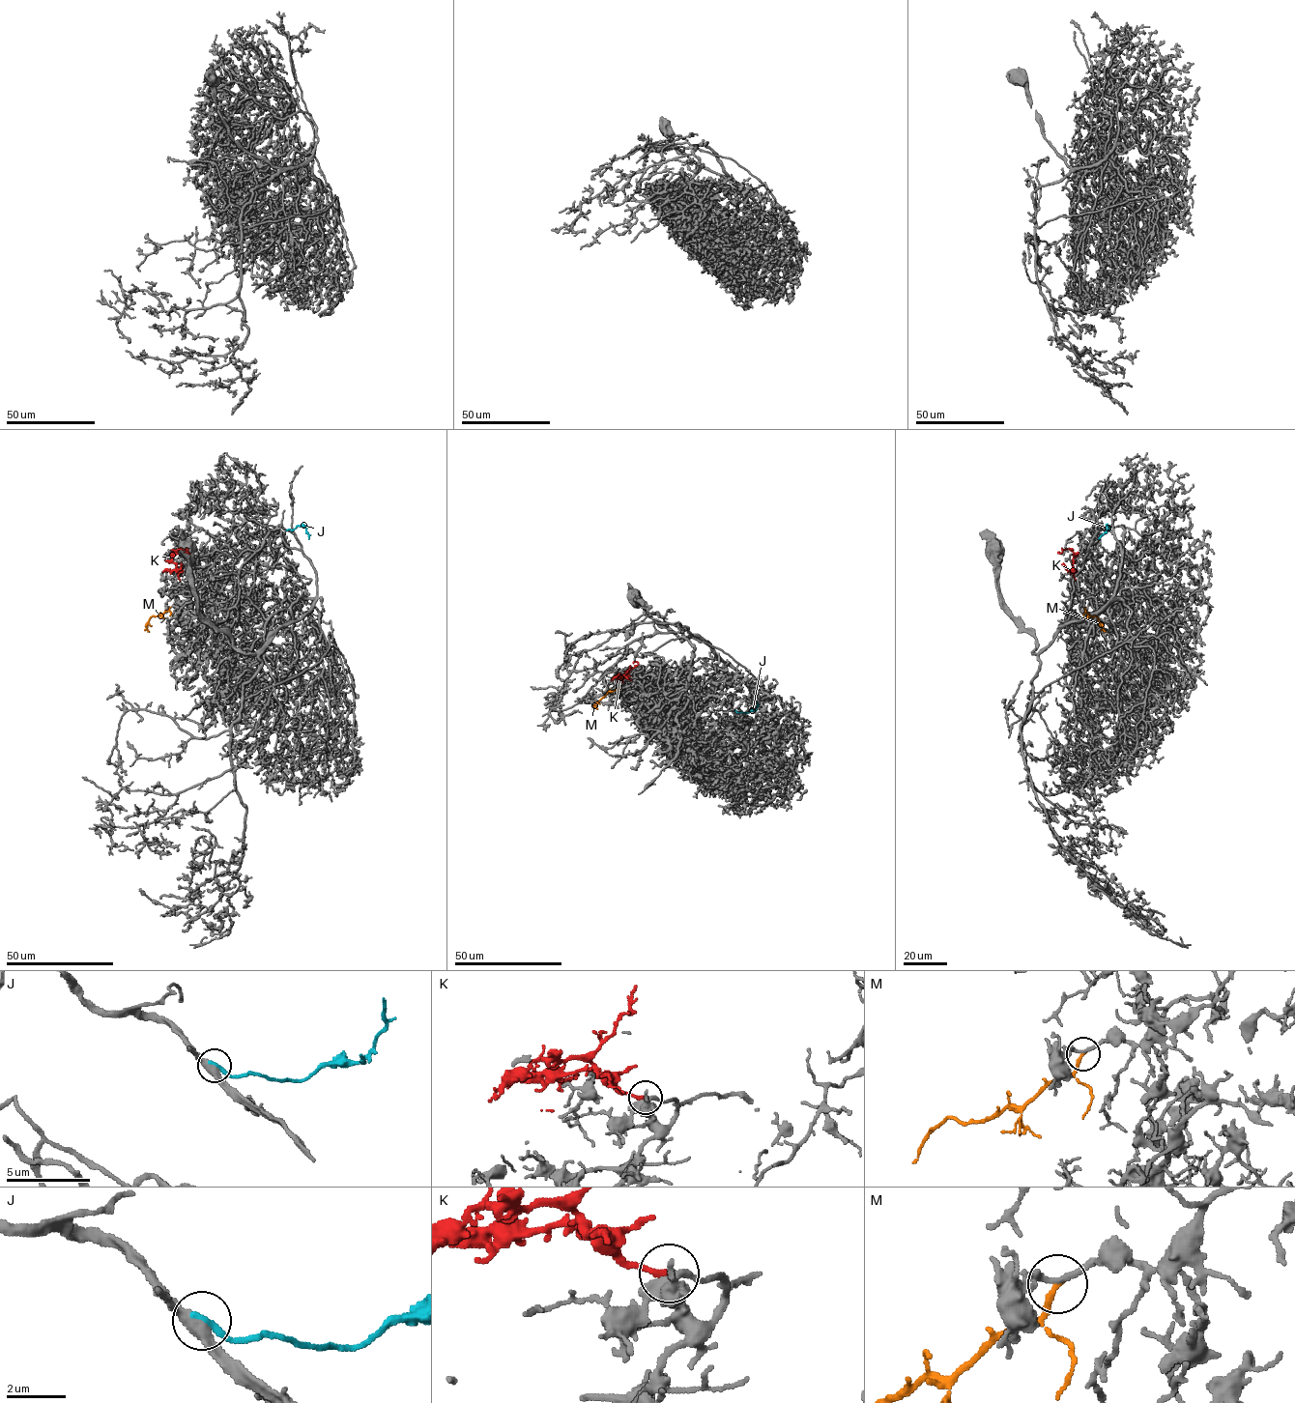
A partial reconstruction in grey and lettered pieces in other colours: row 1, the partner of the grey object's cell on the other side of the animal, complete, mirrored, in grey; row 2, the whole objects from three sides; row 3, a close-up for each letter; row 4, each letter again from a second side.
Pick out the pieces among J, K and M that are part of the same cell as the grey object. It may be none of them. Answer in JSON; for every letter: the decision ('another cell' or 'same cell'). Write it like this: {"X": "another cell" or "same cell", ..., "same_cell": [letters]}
{"J": "another cell", "K": "same cell", "M": "another cell", "same_cell": ["K"]}

